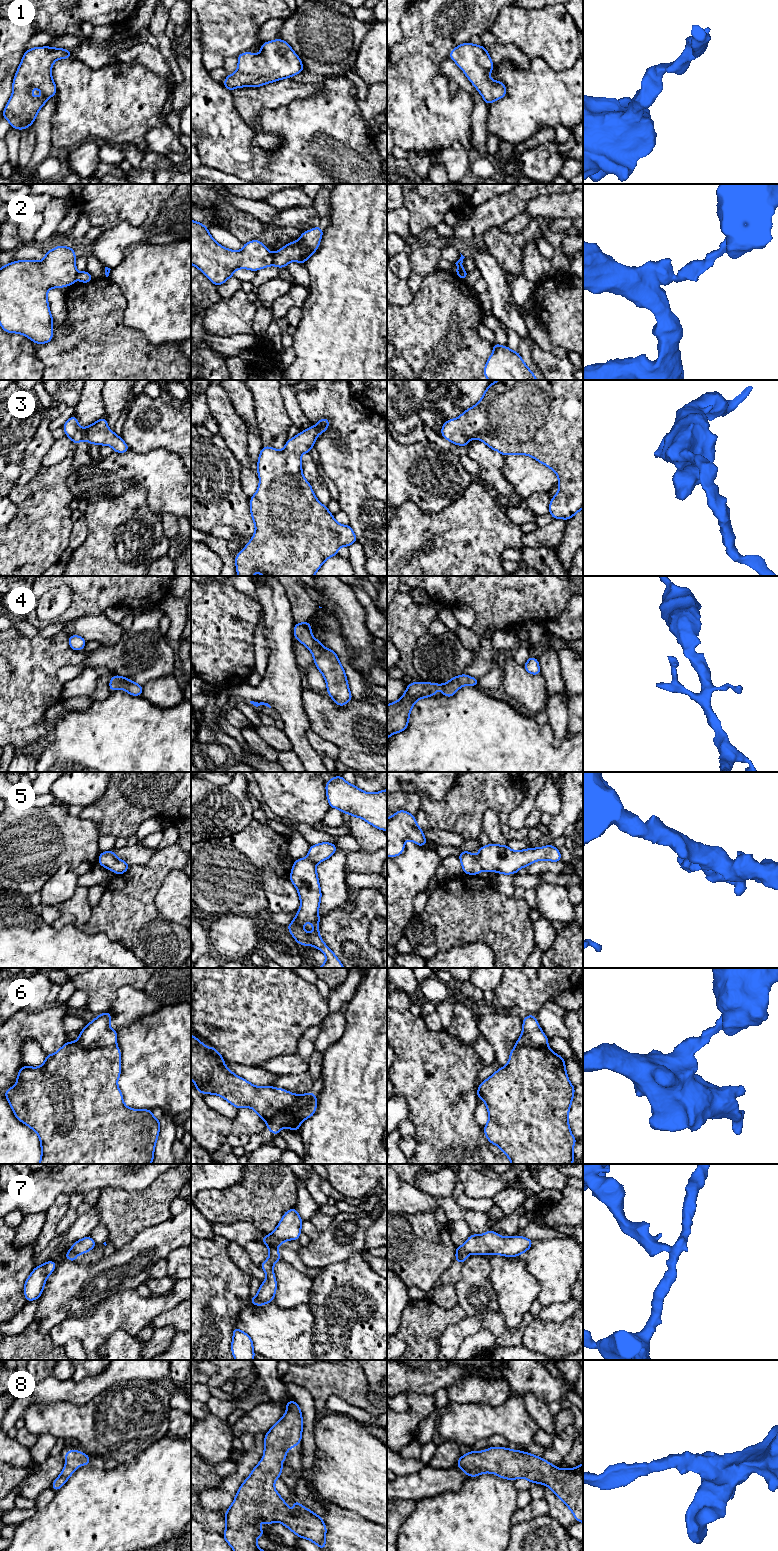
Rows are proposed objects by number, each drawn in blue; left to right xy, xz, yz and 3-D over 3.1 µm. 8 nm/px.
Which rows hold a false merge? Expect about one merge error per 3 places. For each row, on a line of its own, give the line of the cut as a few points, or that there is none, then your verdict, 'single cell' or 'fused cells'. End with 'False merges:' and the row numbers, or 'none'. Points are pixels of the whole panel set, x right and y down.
1: no cut; single cell
2: cut in xz along (274, 254), (272, 264); fused cells
3: no cut; single cell
4: no cut; single cell
5: no cut; single cell
6: cut in xy along (75, 1042), (85, 1048), (103, 1048), (115, 1045); fused cells
7: cut in xz along (270, 1234), (270, 1242), (267, 1245); fused cells
8: no cut; single cell
False merges: 2, 6, 7

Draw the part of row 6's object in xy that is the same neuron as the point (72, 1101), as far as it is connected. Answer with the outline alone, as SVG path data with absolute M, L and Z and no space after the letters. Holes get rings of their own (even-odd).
M66 1042L56 1053L46 1054L45 1062L38 1068L22 1066L18 1072L16 1085L3 1092L16 1118L33 1129L41 1142L41 1160L38 1164L151 1164L160 1131L160 1120L153 1116L151 1109L128 1108L123 1101L122 1092L117 1085L121 1074L121 1052L117 1045L109 1048L85 1049L76 1042Z

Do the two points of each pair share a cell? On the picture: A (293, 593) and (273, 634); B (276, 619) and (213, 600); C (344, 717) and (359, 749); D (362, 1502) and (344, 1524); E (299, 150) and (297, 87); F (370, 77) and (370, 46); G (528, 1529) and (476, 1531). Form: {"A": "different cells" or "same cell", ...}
{"A": "different cells", "B": "different cells", "C": "same cell", "D": "different cells", "E": "different cells", "F": "same cell", "G": "different cells"}

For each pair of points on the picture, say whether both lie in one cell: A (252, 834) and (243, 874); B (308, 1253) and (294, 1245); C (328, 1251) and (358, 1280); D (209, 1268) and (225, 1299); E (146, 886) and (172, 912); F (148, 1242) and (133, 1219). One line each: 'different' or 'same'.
A: same
B: different
C: different
D: same
E: different
F: different

